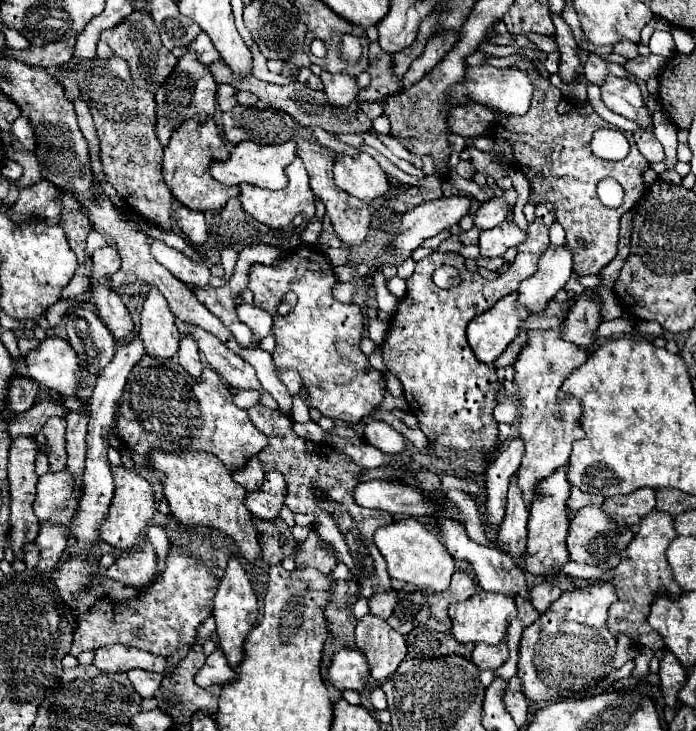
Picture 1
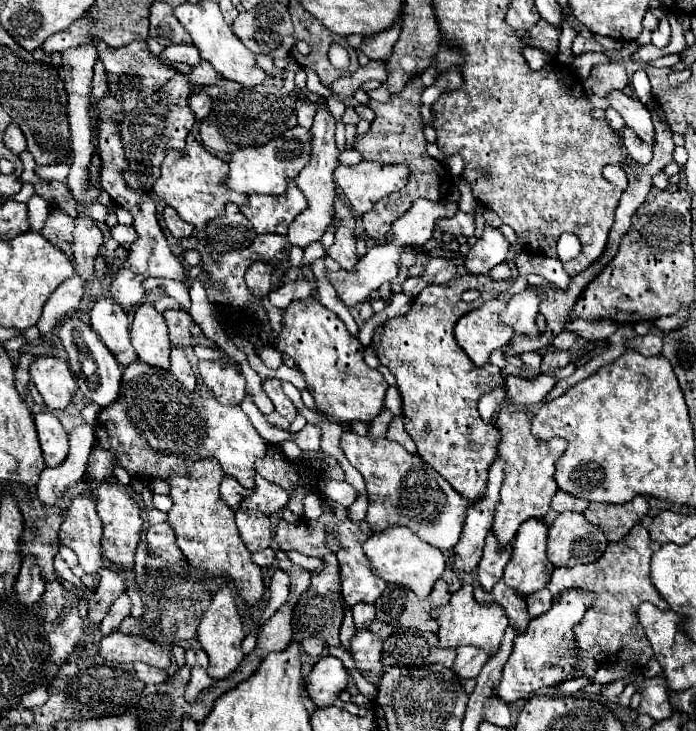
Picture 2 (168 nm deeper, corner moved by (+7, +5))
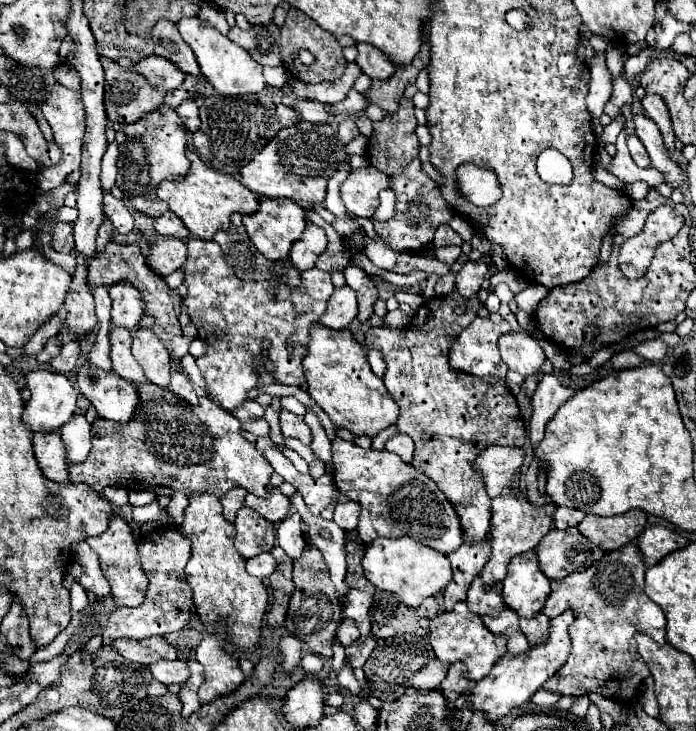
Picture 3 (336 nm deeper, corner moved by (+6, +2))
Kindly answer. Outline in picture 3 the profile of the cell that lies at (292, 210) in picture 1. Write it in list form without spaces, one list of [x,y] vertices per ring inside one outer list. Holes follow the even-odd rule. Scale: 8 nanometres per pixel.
[[[260,198],[260,210],[256,214],[242,218],[244,228],[256,250],[268,258],[268,260],[286,260],[290,254],[290,248],[294,242],[302,238],[302,232],[306,228],[304,222],[304,210],[294,204],[292,200],[272,200],[272,198]]]

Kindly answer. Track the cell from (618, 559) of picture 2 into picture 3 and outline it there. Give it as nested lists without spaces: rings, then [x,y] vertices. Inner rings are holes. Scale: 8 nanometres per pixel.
[[[626,544],[614,552],[606,552],[602,556],[602,560],[594,562],[588,570],[570,574],[568,578],[562,578],[560,582],[550,582],[552,592],[544,604],[544,614],[548,618],[554,618],[554,616],[564,614],[566,610],[572,610],[576,614],[576,620],[572,622],[572,626],[568,630],[568,636],[572,642],[572,654],[570,654],[568,662],[558,670],[558,674],[542,684],[544,690],[556,692],[560,696],[584,696],[590,692],[598,692],[604,698],[610,698],[618,704],[632,704],[640,684],[650,676],[648,664],[636,652],[634,634],[642,632],[642,634],[650,636],[654,642],[658,642],[660,646],[666,644],[666,630],[664,630],[666,616],[660,610],[660,606],[656,606],[644,594],[644,570],[646,570],[646,566],[642,562],[638,546]]]

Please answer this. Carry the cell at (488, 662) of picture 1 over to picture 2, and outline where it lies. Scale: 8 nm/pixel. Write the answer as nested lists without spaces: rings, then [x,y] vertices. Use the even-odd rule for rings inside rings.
[[[463,645],[457,647],[457,657],[453,663],[453,669],[457,671],[457,675],[461,679],[469,679],[469,677],[477,677],[479,671],[483,669],[483,665],[489,659],[487,651],[479,651],[481,647],[473,647],[473,645]]]

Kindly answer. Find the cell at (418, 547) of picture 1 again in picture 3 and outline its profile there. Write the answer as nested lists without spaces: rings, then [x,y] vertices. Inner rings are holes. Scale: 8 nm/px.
[[[380,538],[372,542],[362,556],[362,568],[370,584],[374,584],[378,590],[386,590],[400,596],[400,600],[410,608],[418,608],[424,602],[424,598],[436,596],[440,590],[446,588],[446,584],[452,578],[448,558],[424,544],[412,542],[412,538]]]

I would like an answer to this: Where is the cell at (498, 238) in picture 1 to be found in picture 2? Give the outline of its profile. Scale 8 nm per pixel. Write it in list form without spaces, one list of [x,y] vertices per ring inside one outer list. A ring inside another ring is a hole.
[[[485,225],[483,235],[477,239],[477,243],[465,255],[465,267],[475,275],[489,273],[495,265],[505,261],[509,247],[511,247],[509,239],[499,229]]]

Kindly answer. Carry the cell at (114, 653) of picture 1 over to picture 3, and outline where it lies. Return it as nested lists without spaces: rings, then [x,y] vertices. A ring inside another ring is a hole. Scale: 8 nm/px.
[[[154,636],[154,638],[146,638],[146,640],[130,640],[130,638],[118,638],[116,642],[112,642],[112,648],[128,658],[130,662],[138,662],[144,666],[150,666],[158,660],[176,660],[176,648],[172,644],[166,642],[166,638]]]

